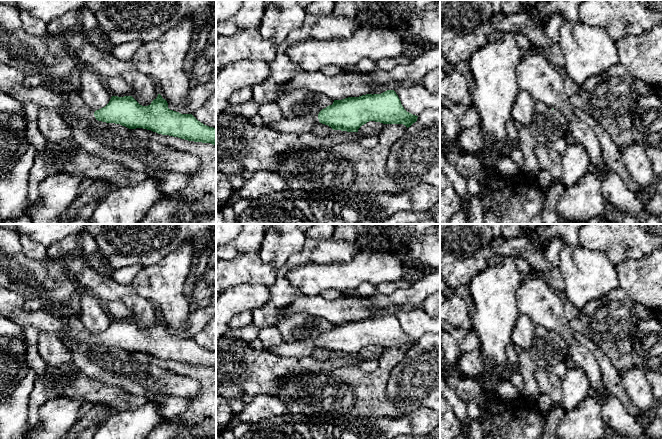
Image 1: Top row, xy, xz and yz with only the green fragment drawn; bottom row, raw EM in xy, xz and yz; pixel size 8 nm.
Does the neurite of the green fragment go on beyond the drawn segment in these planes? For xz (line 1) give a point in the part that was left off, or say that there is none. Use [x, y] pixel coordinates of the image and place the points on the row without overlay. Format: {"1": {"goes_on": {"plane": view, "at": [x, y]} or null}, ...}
{"1": {"goes_on": {"plane": "xz", "at": [305, 348]}}}

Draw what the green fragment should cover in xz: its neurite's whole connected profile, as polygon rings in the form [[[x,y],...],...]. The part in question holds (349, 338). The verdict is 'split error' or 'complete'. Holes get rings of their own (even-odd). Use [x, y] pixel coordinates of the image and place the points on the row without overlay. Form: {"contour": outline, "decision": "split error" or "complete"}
{"contour": [[[394,314],[381,318],[366,318],[334,324],[332,329],[322,333],[317,340],[303,340],[265,349],[276,355],[308,357],[319,347],[333,354],[358,356],[369,345],[383,348],[403,348],[407,352],[417,345],[418,340],[407,336]]], "decision": "split error"}

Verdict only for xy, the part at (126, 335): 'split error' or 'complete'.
split error

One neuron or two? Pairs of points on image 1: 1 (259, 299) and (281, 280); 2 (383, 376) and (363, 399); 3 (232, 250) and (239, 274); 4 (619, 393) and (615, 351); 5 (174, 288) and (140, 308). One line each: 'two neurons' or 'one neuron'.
1: two neurons
2: one neuron
3: two neurons
4: two neurons
5: two neurons

